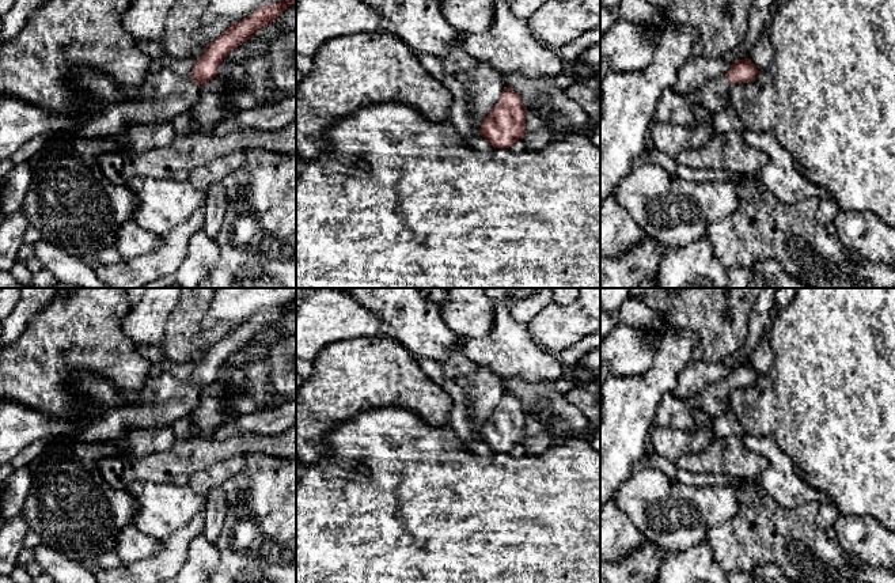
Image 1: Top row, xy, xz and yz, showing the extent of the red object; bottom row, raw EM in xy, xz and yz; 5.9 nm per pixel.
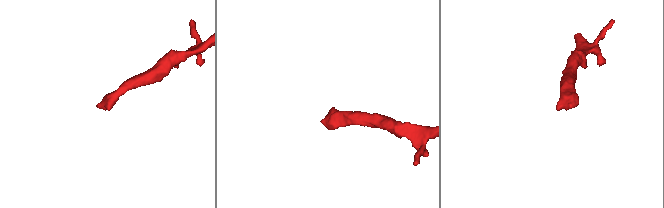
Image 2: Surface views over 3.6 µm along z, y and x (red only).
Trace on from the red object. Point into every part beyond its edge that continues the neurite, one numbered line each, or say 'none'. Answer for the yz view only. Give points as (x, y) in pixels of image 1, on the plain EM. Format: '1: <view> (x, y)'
1: yz (713, 398)

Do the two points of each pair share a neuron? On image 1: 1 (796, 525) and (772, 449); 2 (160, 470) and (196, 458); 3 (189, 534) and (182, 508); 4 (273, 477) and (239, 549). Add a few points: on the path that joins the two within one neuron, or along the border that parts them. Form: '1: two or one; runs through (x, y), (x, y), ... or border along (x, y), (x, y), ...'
1: two; border along (763, 489), (787, 507), (812, 502), (820, 504)
2: one; runs through (169, 465), (181, 458), (188, 458)
3: two; border along (203, 511), (160, 541)
4: one; runs through (273, 495), (273, 515), (257, 532)

